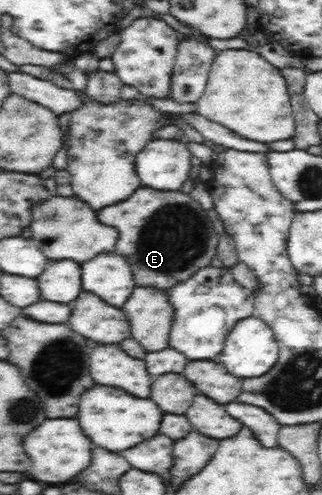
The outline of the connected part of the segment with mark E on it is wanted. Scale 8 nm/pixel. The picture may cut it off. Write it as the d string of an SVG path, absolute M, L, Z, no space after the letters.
M140 187L126 201L114 207L106 206L98 210L97 217L104 225L112 225L118 229L120 237L116 243L116 253L126 257L126 261L132 265L136 285L142 287L160 287L166 291L176 283L190 279L198 269L210 266L210 261L217 255L219 235L214 232L208 215L204 213L198 201L194 201L181 190L156 191L149 187Z

